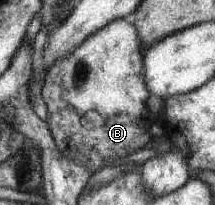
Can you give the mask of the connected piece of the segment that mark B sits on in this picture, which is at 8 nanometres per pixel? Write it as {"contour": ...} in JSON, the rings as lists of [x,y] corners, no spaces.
{"contour":[[[122,18],[114,20],[109,23],[108,26],[104,26],[101,30],[98,30],[96,34],[92,34],[86,41],[78,46],[72,54],[66,58],[59,58],[51,65],[51,68],[46,71],[44,85],[41,89],[42,101],[46,103],[48,107],[48,118],[45,121],[50,129],[50,133],[55,141],[58,151],[64,156],[70,159],[77,159],[80,163],[83,163],[92,173],[98,170],[104,169],[106,166],[114,166],[119,160],[123,160],[129,153],[134,153],[143,149],[146,144],[153,139],[150,135],[150,127],[154,124],[148,119],[150,114],[148,109],[148,97],[151,93],[145,83],[145,65],[142,65],[142,51],[140,51],[140,36],[137,34],[137,28],[130,18]]]}

